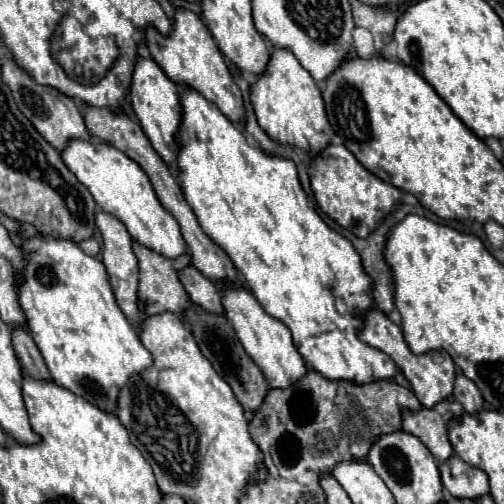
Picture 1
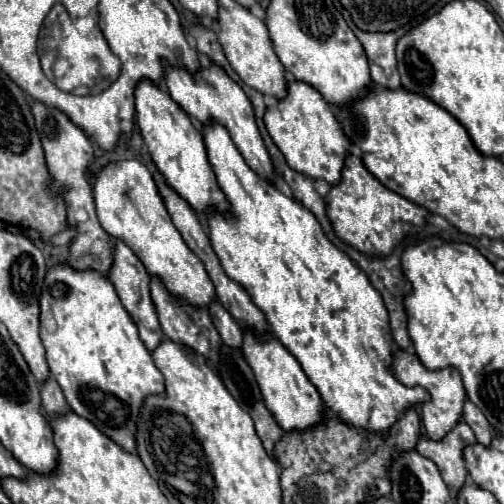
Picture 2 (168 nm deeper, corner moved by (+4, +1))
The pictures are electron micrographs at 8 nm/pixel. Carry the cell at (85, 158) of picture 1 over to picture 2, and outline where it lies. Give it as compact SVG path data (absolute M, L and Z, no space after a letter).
M137 158L111 162L103 166L93 178L93 198L103 230L125 240L125 244L139 256L147 272L151 276L159 276L169 292L181 296L181 300L193 306L207 306L215 298L213 282L209 280L203 262L189 250L179 230L173 226L147 164Z

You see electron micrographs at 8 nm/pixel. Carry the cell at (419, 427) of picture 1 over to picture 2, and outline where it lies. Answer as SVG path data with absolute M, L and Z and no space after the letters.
M459 420L451 432L447 432L441 440L431 440L419 436L419 446L415 450L433 460L441 472L441 478L451 490L457 490L467 480L467 468L461 458L461 452L467 444L475 442L475 434L465 420Z

